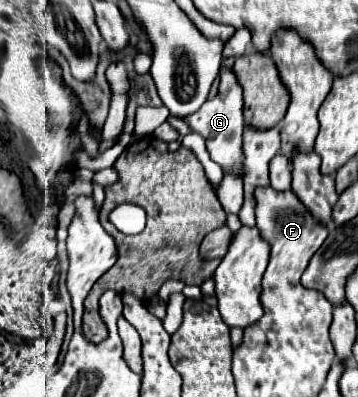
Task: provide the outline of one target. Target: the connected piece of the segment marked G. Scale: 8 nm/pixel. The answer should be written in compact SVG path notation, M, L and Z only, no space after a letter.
M221 66L219 70L219 94L205 102L201 110L187 116L185 122L205 138L207 150L211 154L211 160L215 160L225 172L237 172L243 174L243 150L241 150L241 134L243 134L243 88L233 72L233 68Z

